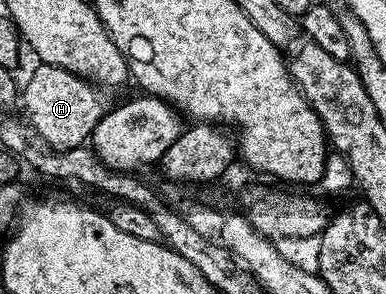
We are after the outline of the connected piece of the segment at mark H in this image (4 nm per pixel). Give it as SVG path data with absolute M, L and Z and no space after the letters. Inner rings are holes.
M43 63L22 85L22 105L32 132L36 133L52 149L79 149L91 138L94 127L104 116L105 106L100 106L100 97L95 88L84 78Z

